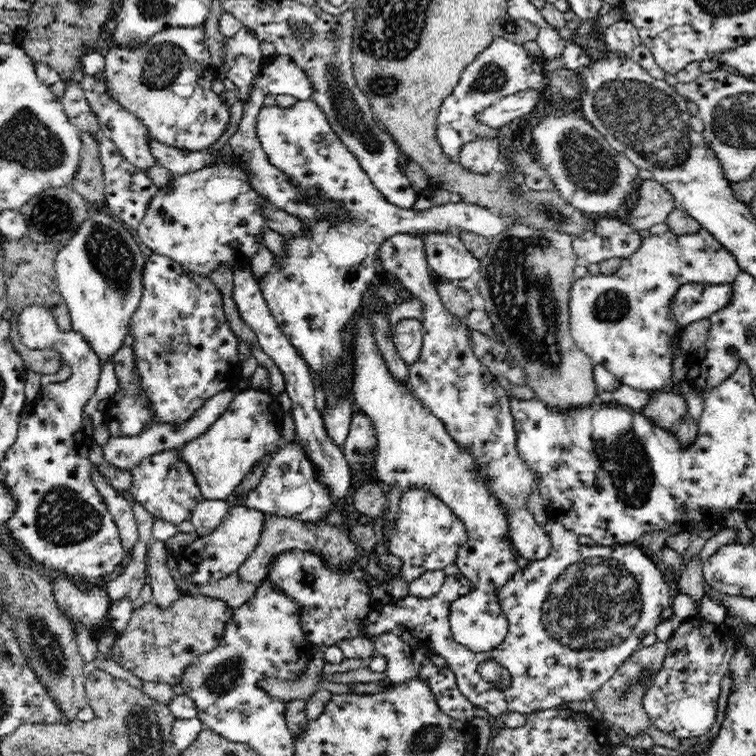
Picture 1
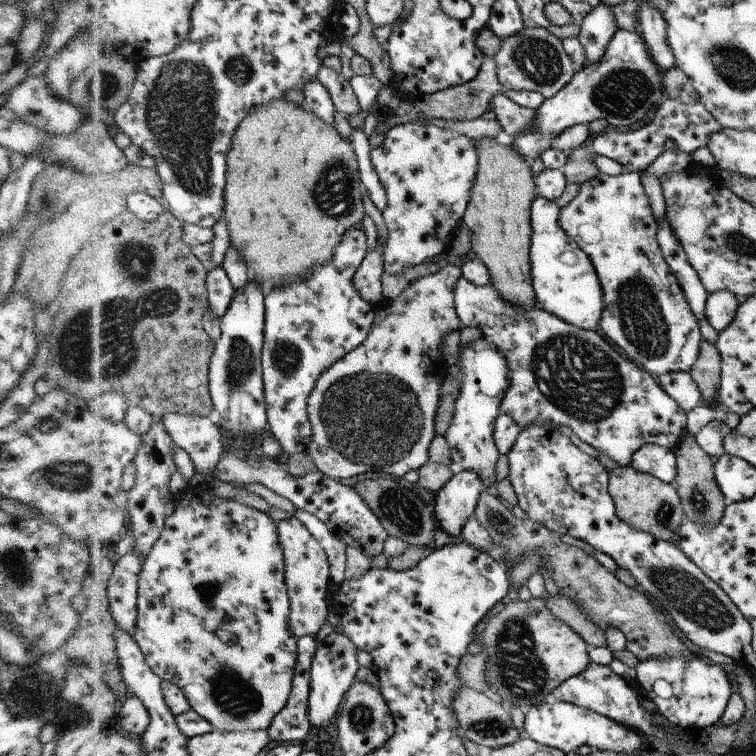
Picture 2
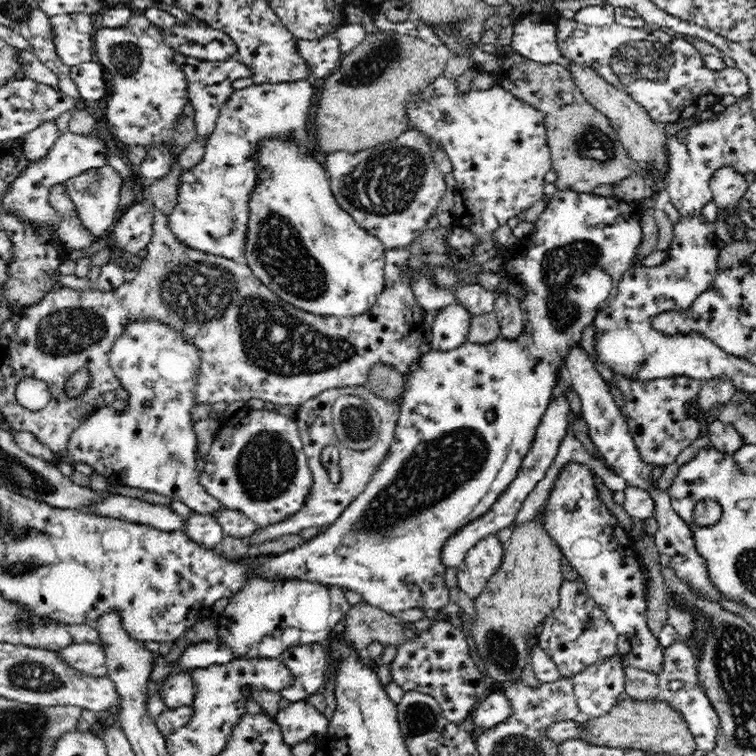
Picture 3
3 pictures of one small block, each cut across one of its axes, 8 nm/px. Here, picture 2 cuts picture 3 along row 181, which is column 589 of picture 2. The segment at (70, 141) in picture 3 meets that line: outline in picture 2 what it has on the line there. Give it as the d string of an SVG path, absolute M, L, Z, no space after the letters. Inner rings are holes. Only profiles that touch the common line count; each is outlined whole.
M600 3L583 21L582 30L577 36L586 52L583 68L591 68L592 64L603 59L607 47L619 30L617 17L611 6Z

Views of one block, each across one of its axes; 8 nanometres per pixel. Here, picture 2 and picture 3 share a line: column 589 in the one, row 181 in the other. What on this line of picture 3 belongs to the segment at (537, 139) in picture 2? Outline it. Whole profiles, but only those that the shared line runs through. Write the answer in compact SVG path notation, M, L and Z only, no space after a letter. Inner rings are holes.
M109 164L100 168L90 168L78 176L71 178L66 187L68 197L74 203L74 209L78 217L82 219L82 225L92 231L94 240L104 236L106 230L115 223L122 212L118 206L120 204L120 189L122 188L123 178L120 173Z

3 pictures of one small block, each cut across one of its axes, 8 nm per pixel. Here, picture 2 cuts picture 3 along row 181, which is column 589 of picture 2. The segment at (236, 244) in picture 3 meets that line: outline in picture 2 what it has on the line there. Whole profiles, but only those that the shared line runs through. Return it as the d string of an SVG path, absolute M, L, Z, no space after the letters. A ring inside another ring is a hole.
M625 171L618 176L610 176L599 172L580 185L580 192L562 209L560 221L572 240L577 241L580 248L591 257L602 281L606 310L600 330L608 336L608 340L630 360L636 361L640 368L648 369L652 376L669 372L690 373L702 352L699 320L696 320L691 304L686 302L682 287L671 271L671 265L659 248L658 221L648 199L641 173Z

